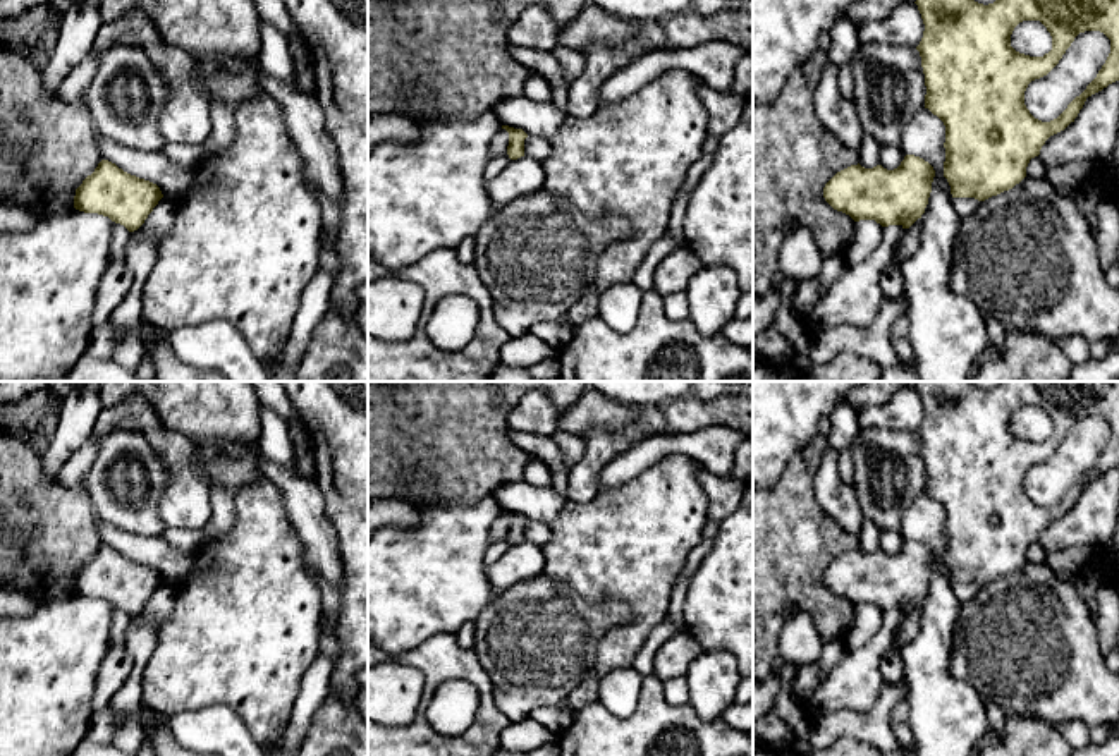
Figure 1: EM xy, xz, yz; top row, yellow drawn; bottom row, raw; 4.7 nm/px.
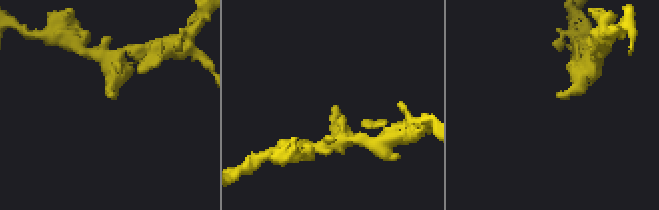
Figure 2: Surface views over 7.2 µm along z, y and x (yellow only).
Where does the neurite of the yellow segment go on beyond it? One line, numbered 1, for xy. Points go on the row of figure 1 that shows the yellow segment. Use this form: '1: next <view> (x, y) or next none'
1: next none

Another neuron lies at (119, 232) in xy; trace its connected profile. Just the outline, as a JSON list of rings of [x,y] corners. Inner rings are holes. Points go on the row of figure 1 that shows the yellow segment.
[[[120,223],[112,229],[110,261],[125,261],[125,247],[129,235],[131,232]]]

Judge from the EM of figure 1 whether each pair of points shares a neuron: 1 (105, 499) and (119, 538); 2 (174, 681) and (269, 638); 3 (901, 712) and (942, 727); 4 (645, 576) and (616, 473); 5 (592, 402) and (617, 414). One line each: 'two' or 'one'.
1: two
2: one
3: two
4: two
5: one

